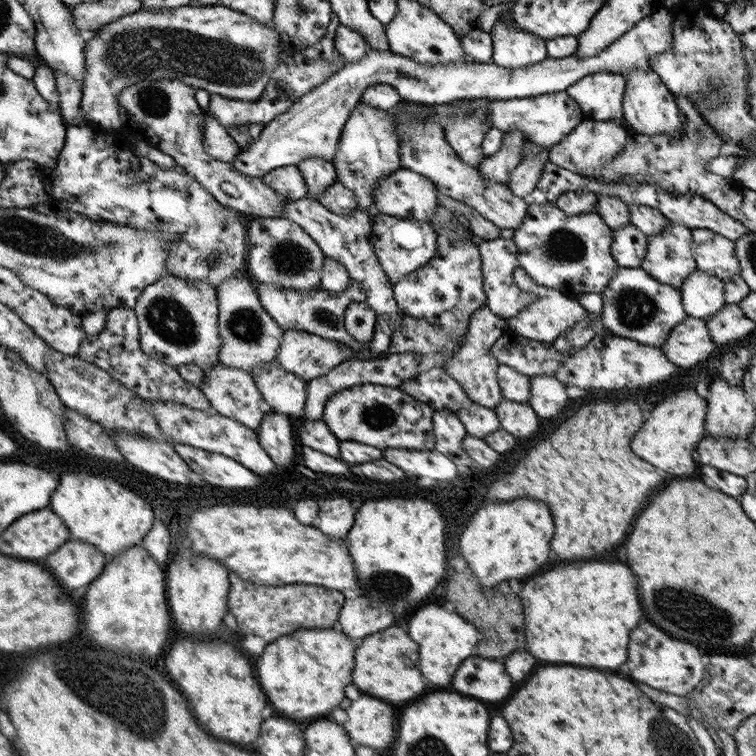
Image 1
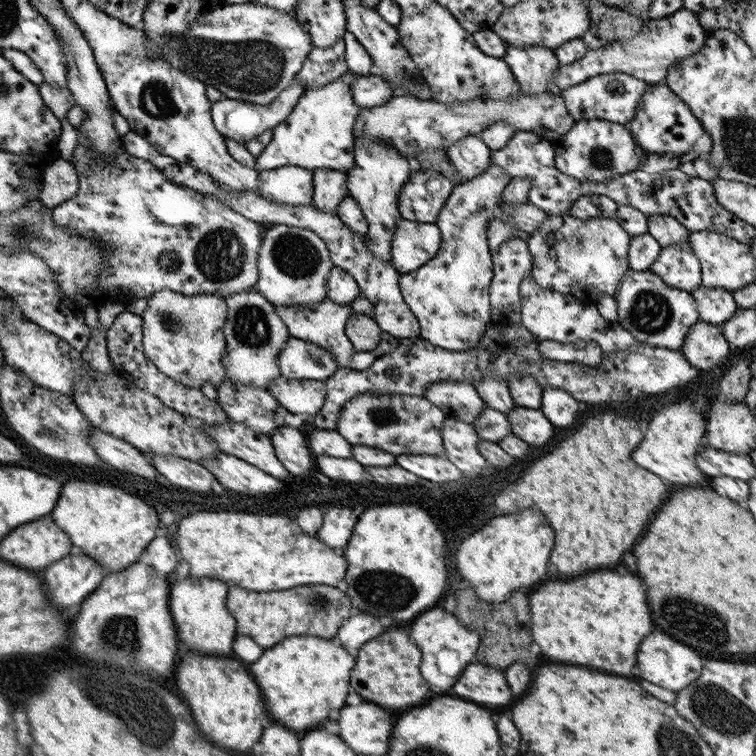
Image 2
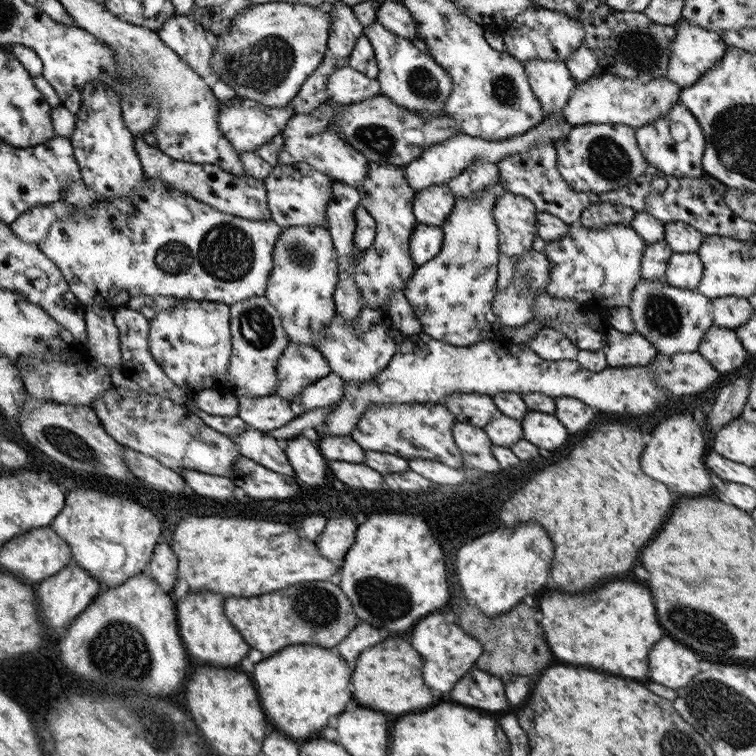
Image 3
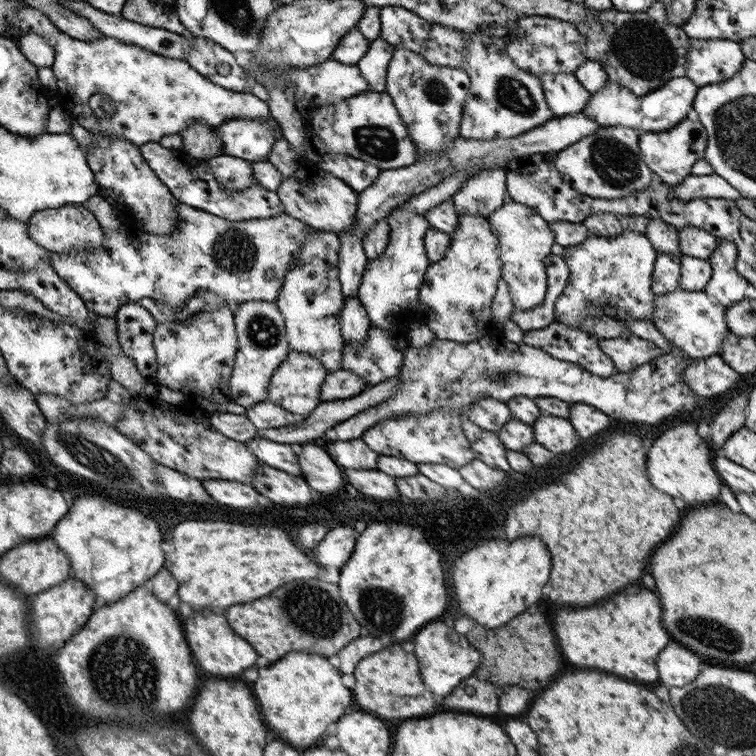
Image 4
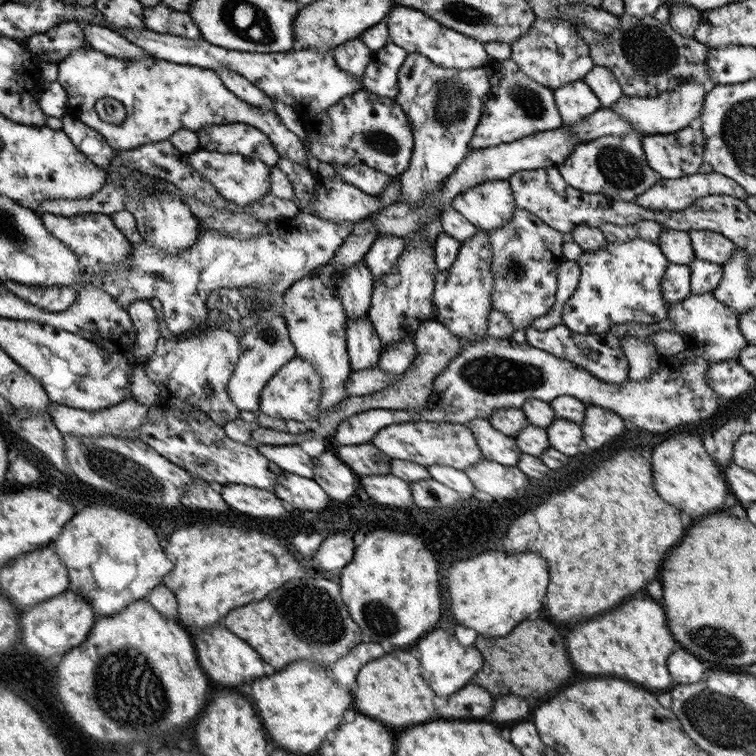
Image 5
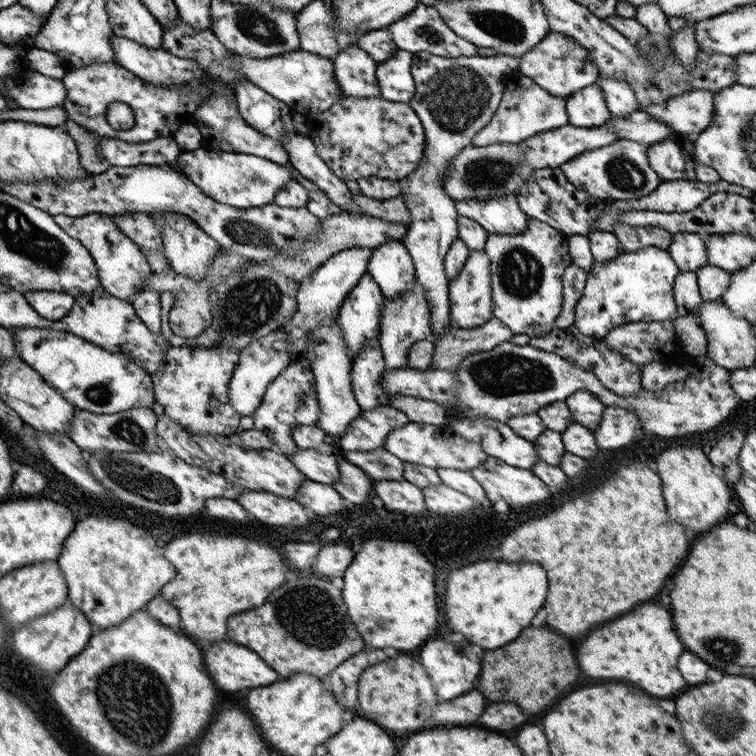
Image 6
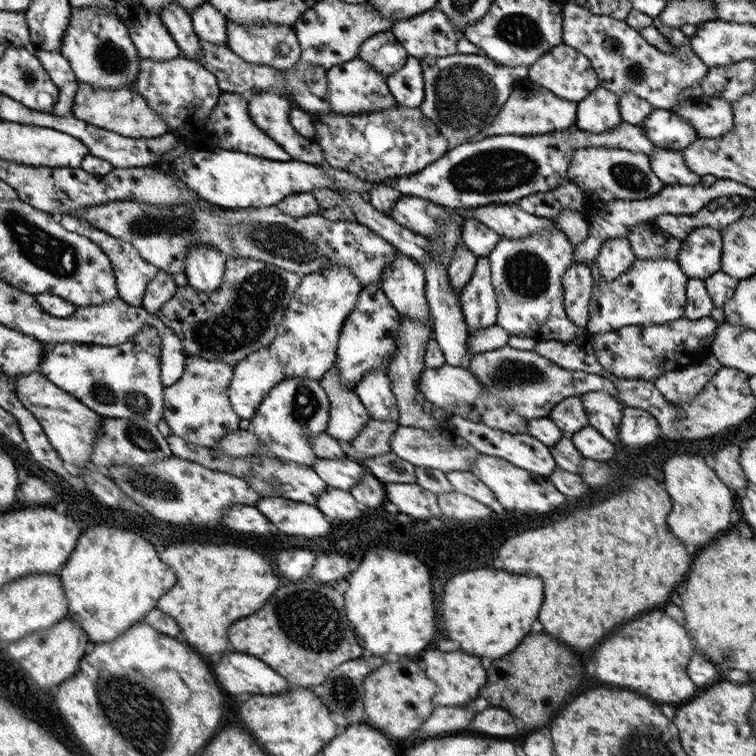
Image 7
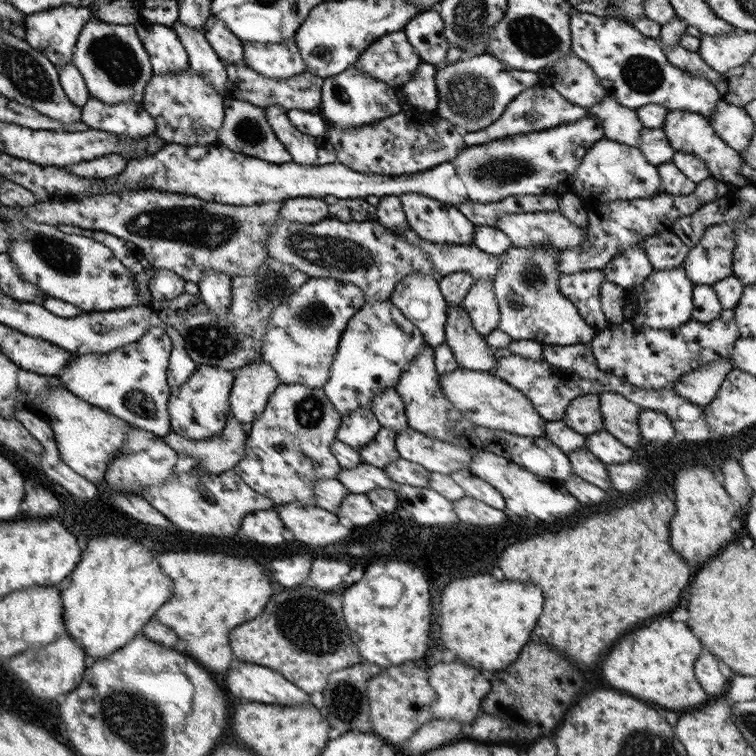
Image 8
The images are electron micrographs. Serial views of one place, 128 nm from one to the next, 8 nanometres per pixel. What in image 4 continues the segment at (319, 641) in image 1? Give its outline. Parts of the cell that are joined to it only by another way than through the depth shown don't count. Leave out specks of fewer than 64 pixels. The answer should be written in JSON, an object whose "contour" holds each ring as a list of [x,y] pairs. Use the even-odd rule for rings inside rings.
{"contour":[[[306,651],[289,652],[275,664],[259,668],[257,680],[253,682],[253,696],[257,700],[265,726],[289,746],[299,746],[299,748],[309,748],[315,746],[317,742],[322,742],[327,724],[335,724],[337,718],[345,714],[345,708],[351,704],[351,692],[341,684],[339,672],[319,654]]]}

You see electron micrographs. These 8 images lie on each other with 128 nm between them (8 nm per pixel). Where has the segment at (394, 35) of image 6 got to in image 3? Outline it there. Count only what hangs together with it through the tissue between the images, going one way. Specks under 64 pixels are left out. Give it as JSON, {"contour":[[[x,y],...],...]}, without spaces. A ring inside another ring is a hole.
{"contour":[[[388,1],[381,3],[377,8],[374,22],[387,28],[387,32],[416,43],[418,41],[417,29],[415,29],[415,23],[411,18],[409,10],[401,3]]]}

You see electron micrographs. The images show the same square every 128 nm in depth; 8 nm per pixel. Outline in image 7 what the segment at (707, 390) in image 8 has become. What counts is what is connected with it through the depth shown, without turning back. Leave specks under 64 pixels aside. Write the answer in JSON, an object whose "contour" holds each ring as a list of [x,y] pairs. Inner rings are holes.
{"contour":[[[707,354],[696,365],[686,366],[676,372],[665,372],[654,379],[653,384],[668,401],[687,402],[703,390],[704,385],[721,367],[722,365],[711,354]]]}

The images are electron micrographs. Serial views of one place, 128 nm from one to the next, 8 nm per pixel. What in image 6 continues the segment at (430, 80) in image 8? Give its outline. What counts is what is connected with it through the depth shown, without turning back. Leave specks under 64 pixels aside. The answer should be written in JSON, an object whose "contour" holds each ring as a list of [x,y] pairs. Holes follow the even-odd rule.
{"contour":[[[396,49],[395,54],[389,54],[389,58],[385,58],[385,62],[375,64],[375,81],[382,99],[407,103],[415,94],[409,68],[411,56],[410,52]]]}

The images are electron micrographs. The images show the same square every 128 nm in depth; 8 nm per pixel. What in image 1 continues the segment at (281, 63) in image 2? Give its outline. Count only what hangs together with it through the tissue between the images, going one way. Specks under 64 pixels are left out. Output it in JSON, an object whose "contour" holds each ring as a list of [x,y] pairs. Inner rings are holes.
{"contour":[[[196,5],[175,9],[140,9],[103,24],[97,31],[85,34],[83,54],[85,55],[85,75],[83,76],[83,96],[80,108],[87,123],[95,123],[111,134],[121,127],[117,116],[116,96],[123,88],[142,80],[179,80],[194,89],[221,95],[231,100],[259,100],[263,88],[267,86],[273,68],[283,62],[291,51],[283,44],[279,33],[271,24],[259,23],[255,19],[231,8],[217,5]]]}

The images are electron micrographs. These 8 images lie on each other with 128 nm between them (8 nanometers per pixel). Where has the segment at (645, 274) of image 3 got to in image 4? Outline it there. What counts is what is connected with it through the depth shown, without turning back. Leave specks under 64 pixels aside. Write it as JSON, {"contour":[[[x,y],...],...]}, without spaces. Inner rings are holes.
{"contour":[[[657,254],[651,270],[649,288],[654,294],[667,294],[679,289],[679,258],[673,254]]]}

